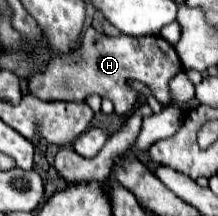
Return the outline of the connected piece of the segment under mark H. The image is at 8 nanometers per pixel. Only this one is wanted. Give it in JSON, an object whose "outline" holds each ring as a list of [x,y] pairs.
{"outline":[[[88,27],[82,35],[80,47],[68,54],[54,53],[54,59],[46,65],[46,69],[28,79],[28,89],[42,101],[86,101],[86,97],[98,93],[100,97],[108,97],[114,103],[114,111],[118,115],[126,115],[134,109],[138,99],[138,93],[126,85],[128,79],[138,79],[152,85],[156,99],[162,105],[168,105],[168,81],[180,71],[182,63],[176,55],[176,49],[162,37],[109,37],[94,27]]]}

